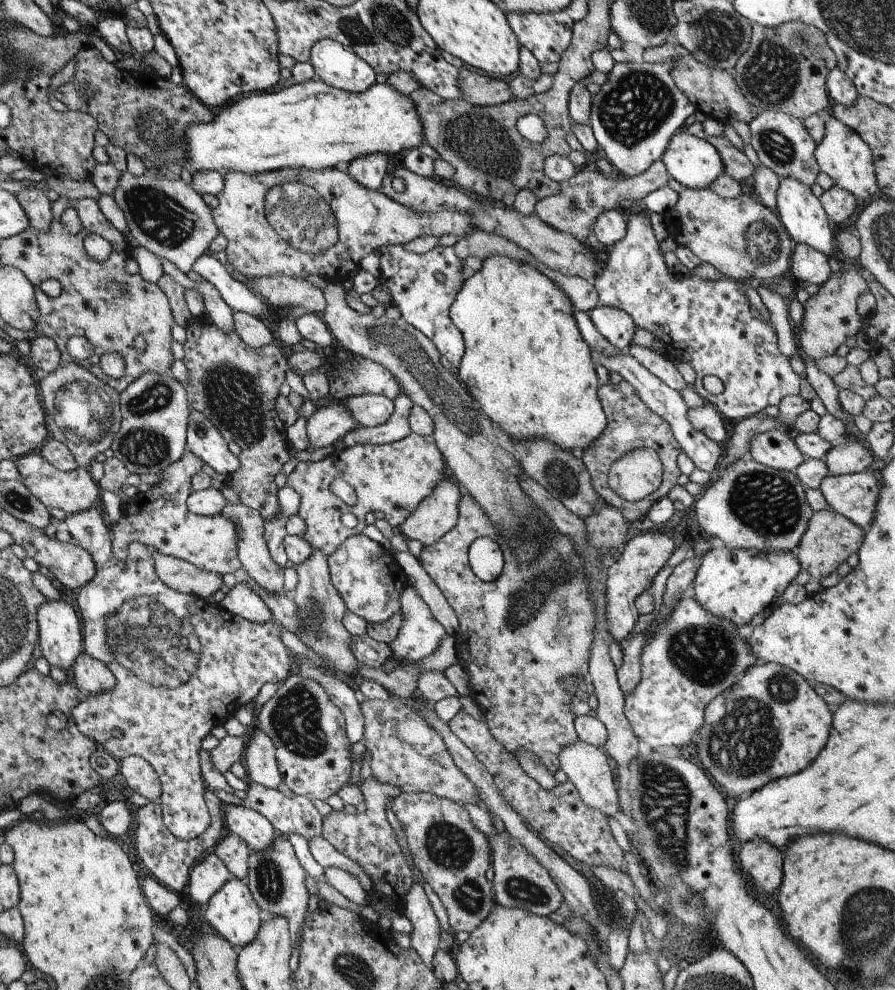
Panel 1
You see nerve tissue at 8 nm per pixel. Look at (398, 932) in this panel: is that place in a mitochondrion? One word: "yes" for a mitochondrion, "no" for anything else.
no

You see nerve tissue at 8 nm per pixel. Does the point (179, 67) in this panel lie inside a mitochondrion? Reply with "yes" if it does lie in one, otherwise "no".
no

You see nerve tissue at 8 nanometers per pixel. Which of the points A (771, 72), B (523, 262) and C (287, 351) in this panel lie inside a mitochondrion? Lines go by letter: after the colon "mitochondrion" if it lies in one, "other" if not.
A: mitochondrion
B: other
C: other

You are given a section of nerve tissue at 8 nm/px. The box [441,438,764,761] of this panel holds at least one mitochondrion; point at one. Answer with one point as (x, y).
(705, 654)

